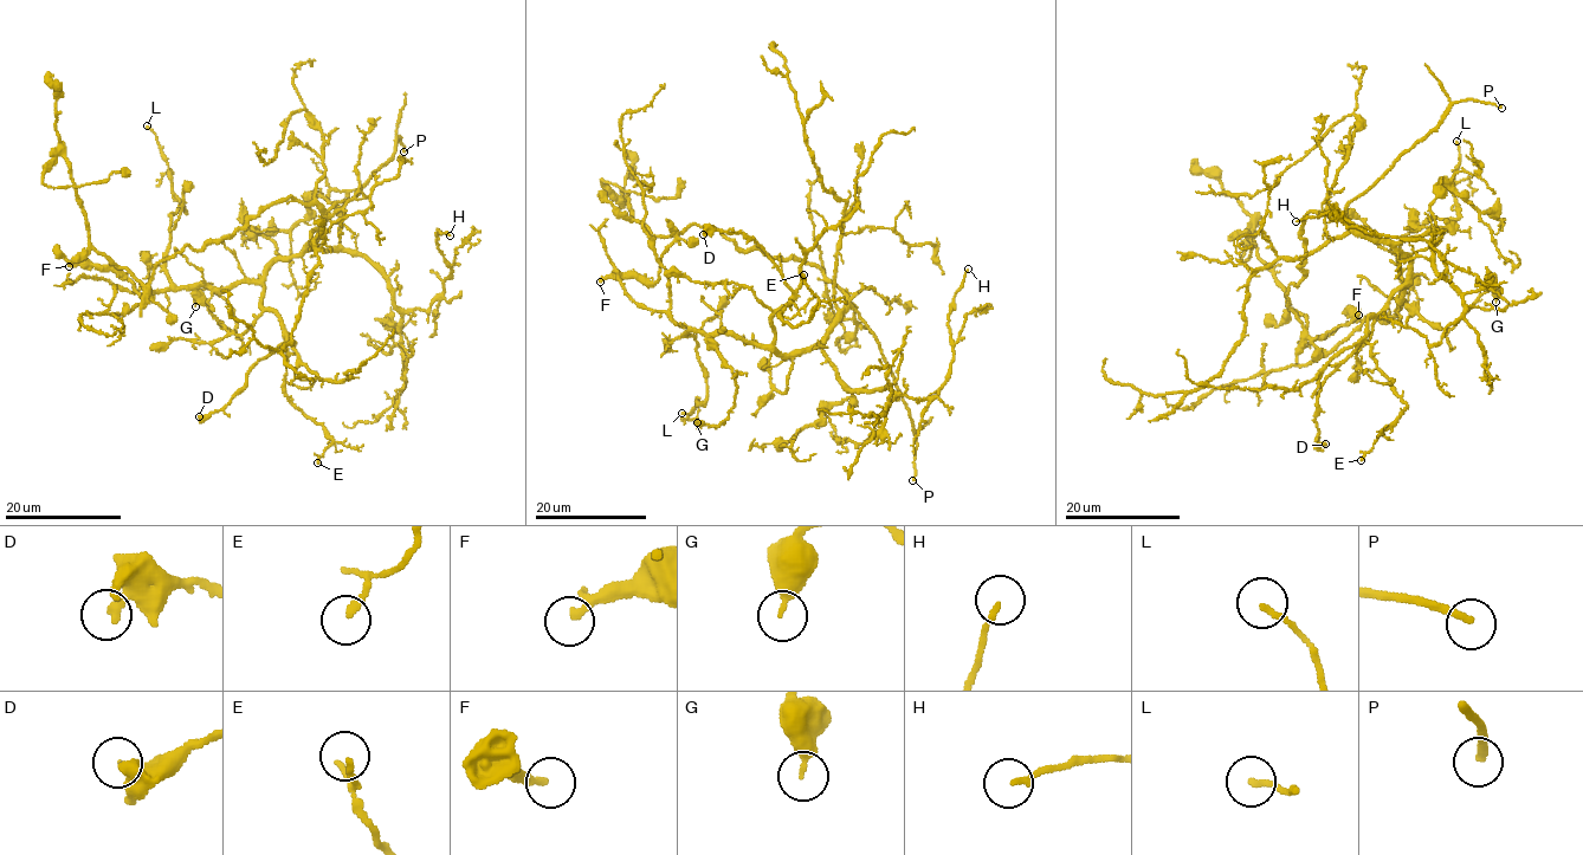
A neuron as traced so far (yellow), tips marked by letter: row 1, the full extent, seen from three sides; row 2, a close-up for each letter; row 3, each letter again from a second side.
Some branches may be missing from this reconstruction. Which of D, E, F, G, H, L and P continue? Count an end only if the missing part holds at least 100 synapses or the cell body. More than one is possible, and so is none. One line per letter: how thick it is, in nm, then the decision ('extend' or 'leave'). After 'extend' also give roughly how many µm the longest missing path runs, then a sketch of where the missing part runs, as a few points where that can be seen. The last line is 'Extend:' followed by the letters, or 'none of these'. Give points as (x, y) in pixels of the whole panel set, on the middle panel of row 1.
D: 240 nm | leave
E: 160 nm | leave
F: 200 nm | leave
G: 220 nm | leave
H: 160 nm | leave
L: 160 nm | leave
P: 240 nm | extend | 70 µm
Extend: P

